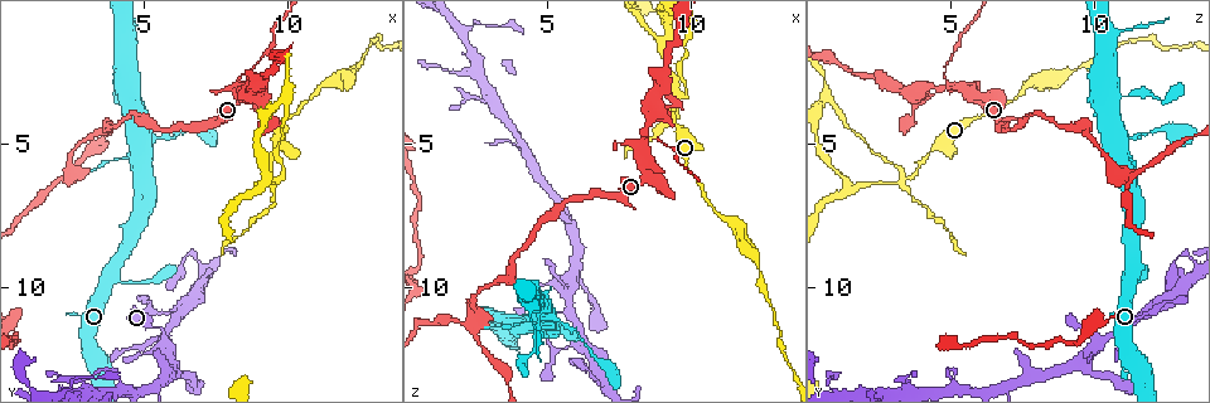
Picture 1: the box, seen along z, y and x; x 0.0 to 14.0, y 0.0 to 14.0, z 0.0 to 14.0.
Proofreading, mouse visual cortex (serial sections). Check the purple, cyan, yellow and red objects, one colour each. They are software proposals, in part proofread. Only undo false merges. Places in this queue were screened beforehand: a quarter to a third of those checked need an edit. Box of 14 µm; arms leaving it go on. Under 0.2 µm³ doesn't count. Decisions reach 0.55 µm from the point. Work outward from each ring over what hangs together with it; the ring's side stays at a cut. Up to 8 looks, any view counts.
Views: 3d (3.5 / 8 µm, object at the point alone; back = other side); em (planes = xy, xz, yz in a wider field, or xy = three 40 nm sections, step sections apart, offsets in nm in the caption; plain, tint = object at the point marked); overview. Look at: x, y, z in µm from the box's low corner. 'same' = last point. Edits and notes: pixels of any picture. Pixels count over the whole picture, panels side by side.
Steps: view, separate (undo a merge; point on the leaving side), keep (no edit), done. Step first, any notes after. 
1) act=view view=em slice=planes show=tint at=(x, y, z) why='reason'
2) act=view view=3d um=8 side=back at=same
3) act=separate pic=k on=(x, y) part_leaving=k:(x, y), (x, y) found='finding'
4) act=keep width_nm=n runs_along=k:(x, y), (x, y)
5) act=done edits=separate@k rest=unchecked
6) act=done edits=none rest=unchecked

act=view view=3d um=3.5 at=(9.5, 5.3, 4.2) why='calibre changes'

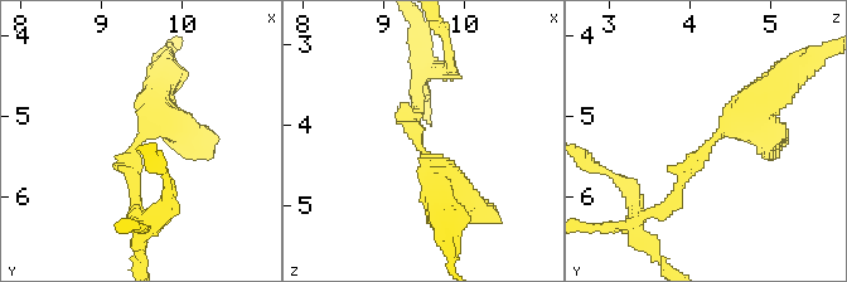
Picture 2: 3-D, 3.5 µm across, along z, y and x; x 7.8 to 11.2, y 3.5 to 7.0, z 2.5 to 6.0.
act=keep runs_along=2:(782, 79), (716, 137), (662, 210) found='all the same cell'

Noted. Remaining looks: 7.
act=view view=3d um=3.5 at=(8.9, 6.6, 1.5)

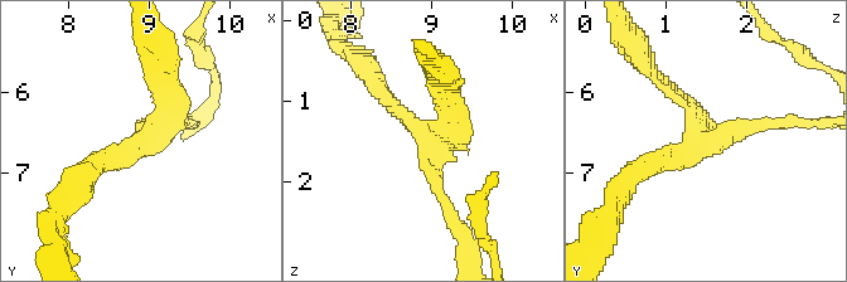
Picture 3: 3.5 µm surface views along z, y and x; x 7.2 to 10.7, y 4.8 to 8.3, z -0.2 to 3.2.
act=view view=em slice=xy step=5 show=tint at=(9.05, 6.60, 1.55)

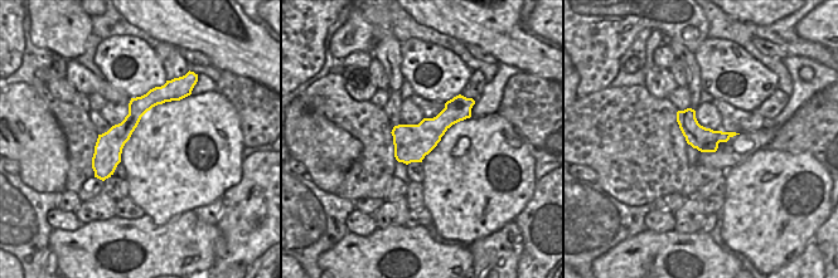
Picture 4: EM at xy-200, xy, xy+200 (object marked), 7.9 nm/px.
act=keep runs_along=4:(180, 94), (153, 97), (97, 174) found='continuous, no second cell'

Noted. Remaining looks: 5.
act=view view=3d um=3.5 at=(9.8, 3.7, 1.0) why='closes a loop'

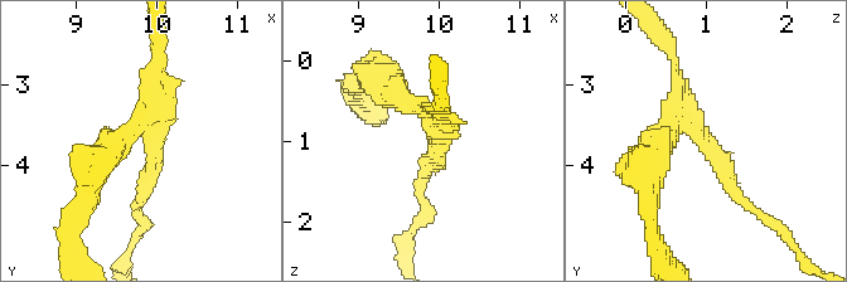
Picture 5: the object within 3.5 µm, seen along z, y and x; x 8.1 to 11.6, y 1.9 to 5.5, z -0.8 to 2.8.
act=view view=em slice=xy step=5 show=tint at=(9.85, 3.70, 0.95) why='now the EM'

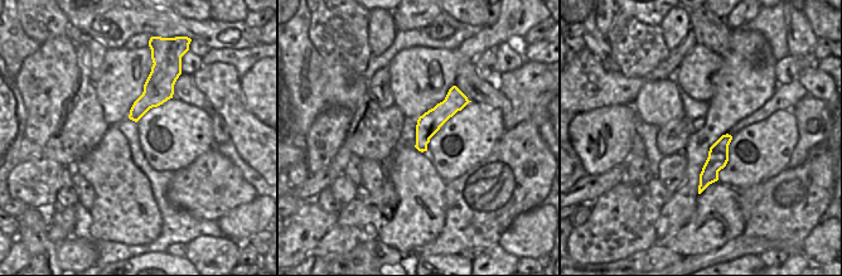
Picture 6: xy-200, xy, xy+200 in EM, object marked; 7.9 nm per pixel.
act=view view=em slice=xy step=1 show=tint at=same why='another direction'

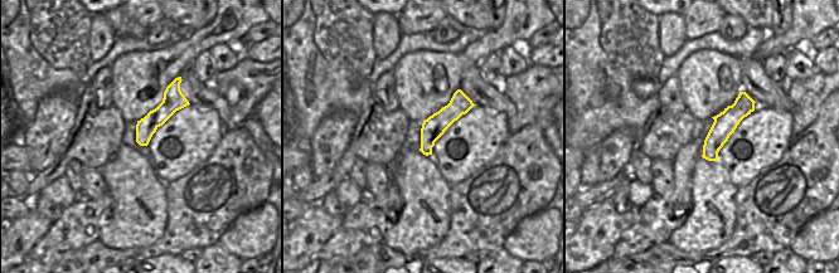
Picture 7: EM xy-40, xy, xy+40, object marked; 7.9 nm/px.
act=separate pic=5 on=(440, 164) arm_widths_nm=150,400 found='two cells meet here'

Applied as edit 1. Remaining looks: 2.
act=view view=3d um=3.5 at=(8.3, 3.0, 5.0) why='three-way junction'

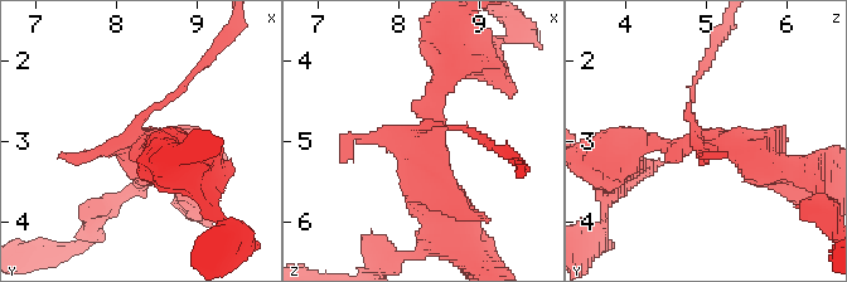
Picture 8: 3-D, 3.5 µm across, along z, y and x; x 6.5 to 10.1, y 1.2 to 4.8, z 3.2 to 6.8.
act=view view=em slice=xy step=5 show=tint at=(8.40, 2.95, 5.00)

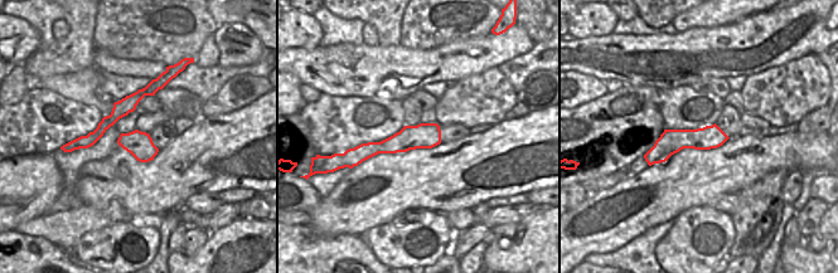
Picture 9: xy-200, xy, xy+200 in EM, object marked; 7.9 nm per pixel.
act=keep runs_along=9:(437, 132), (354, 151) found='all the same cell'

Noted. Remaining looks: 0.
act=done edits=separate@5 rest=unchecked

